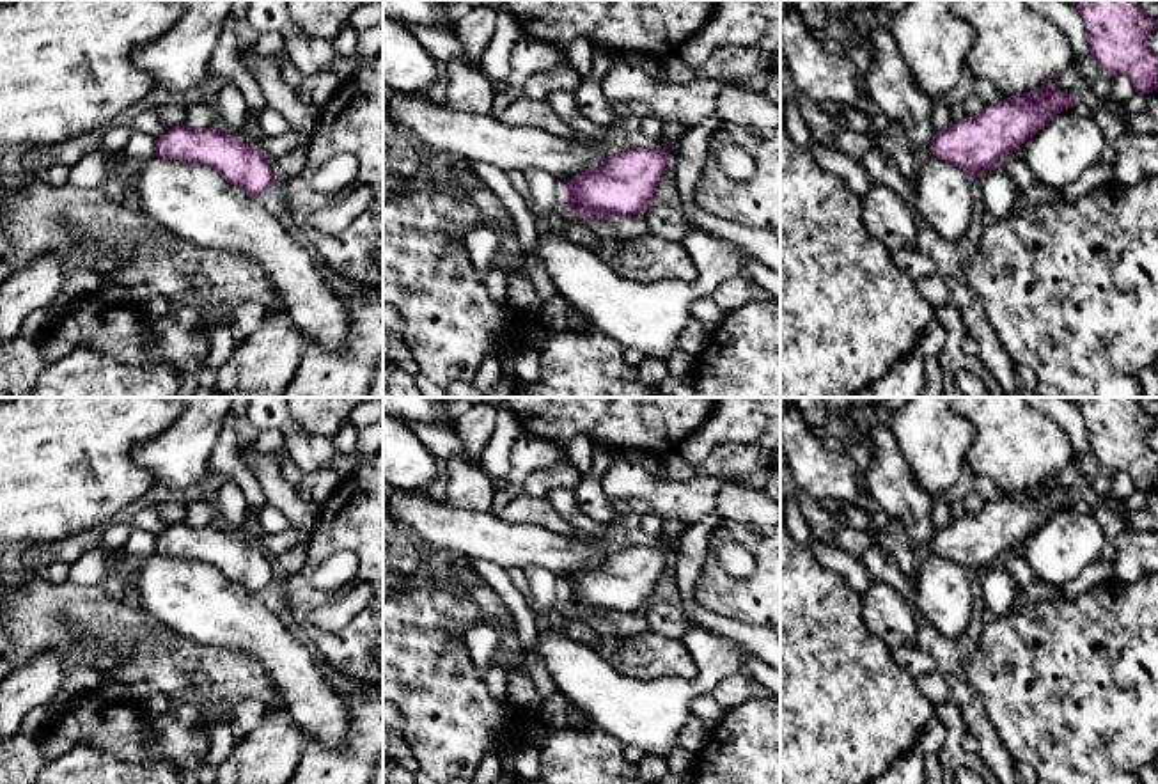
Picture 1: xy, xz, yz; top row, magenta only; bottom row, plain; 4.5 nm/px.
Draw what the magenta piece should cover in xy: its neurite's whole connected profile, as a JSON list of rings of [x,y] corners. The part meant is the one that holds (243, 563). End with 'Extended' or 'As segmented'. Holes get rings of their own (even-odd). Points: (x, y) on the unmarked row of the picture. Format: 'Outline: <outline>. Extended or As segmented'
Outline: [[[186,521],[168,525],[156,537],[156,553],[211,564],[252,594],[273,580],[264,550],[223,529],[192,527]]]. As segmented

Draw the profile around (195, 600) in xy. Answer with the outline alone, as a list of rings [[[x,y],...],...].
[[[101,550],[103,580],[119,573],[124,589],[138,589],[138,607],[177,635],[255,658],[307,738],[326,747],[344,741],[348,710],[325,678],[321,660],[257,594],[211,564],[154,553],[133,568],[124,550]]]

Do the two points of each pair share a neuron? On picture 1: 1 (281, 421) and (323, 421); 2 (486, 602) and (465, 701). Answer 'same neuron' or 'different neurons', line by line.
1: different neurons
2: different neurons

